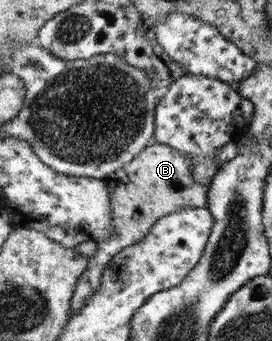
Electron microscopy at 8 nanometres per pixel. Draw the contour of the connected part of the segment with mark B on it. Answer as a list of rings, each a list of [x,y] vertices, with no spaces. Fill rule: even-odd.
[[[149,145],[133,163],[129,163],[107,181],[113,187],[115,209],[115,235],[100,241],[97,253],[89,262],[89,271],[80,280],[73,299],[73,313],[84,309],[85,303],[102,287],[107,264],[124,248],[142,241],[163,217],[182,211],[186,207],[208,208],[212,183],[204,185],[193,175],[192,155],[182,154],[169,145]],[[117,231],[117,232],[116,232]]]

